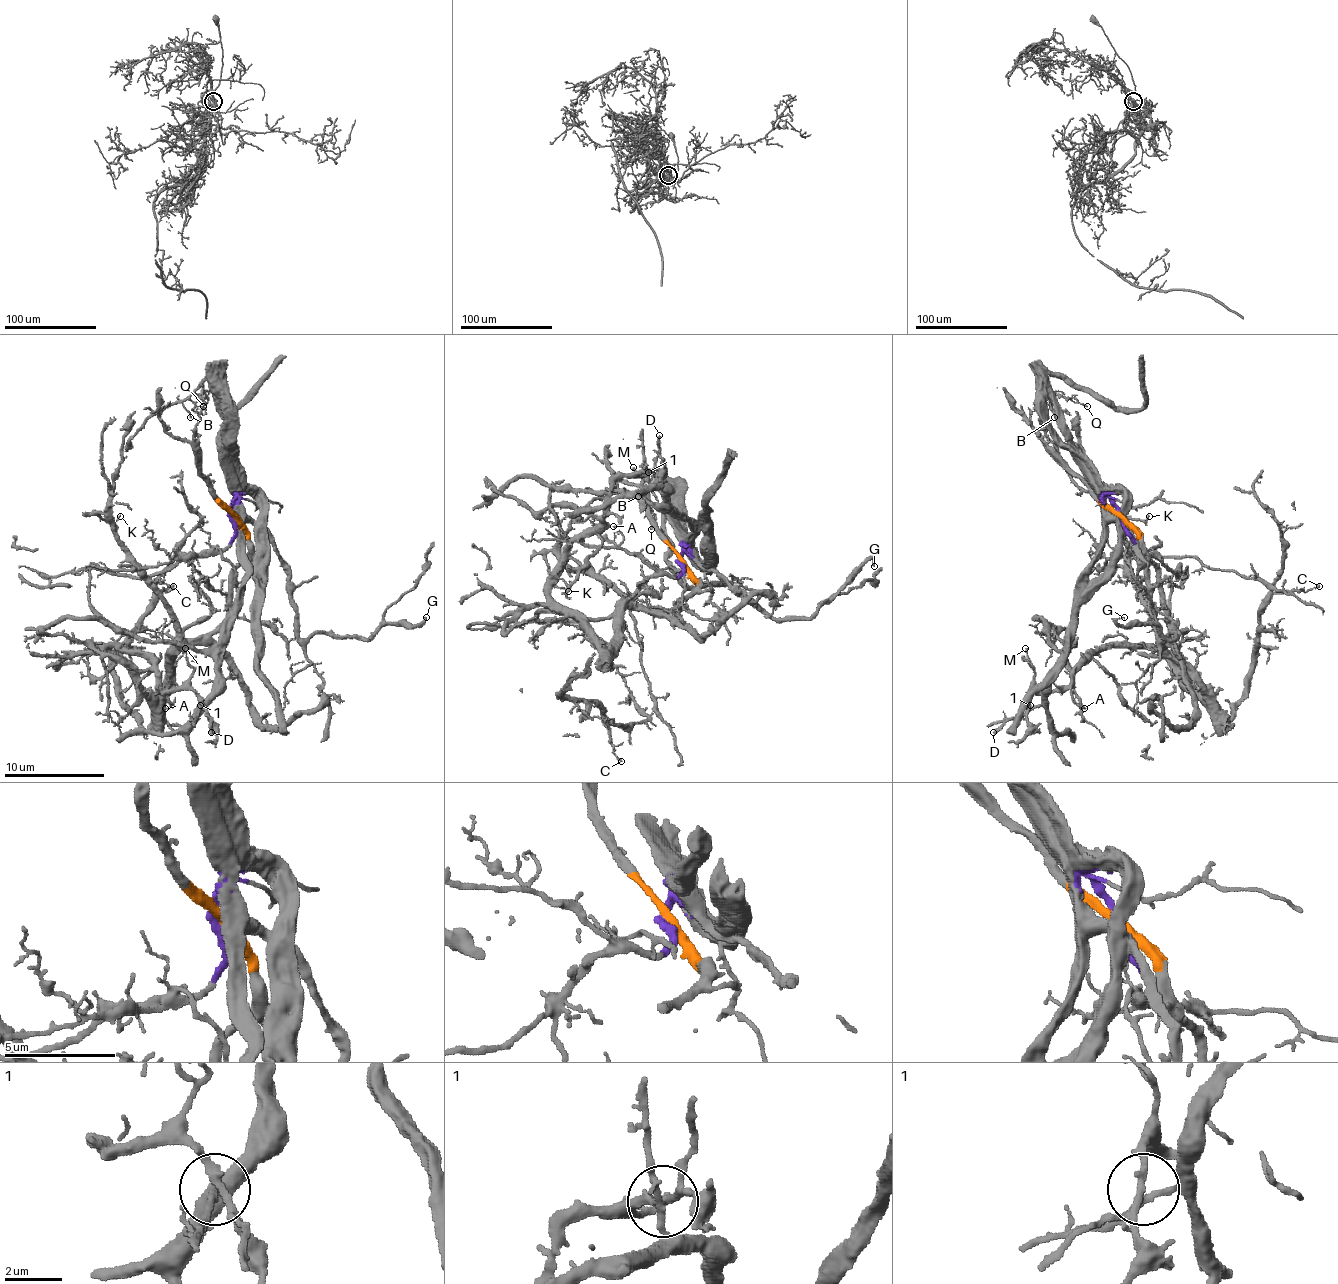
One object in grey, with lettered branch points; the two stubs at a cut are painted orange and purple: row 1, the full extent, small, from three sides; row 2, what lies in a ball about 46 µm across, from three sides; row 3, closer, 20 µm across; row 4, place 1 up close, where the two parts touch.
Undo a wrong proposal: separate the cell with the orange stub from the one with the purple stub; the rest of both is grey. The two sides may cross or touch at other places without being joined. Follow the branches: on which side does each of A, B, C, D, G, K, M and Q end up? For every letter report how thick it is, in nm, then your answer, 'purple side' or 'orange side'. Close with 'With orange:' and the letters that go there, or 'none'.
A: calibre 140 nm; orange side
B: calibre 140 nm; purple side
C: calibre 130 nm; orange side
D: calibre 200 nm; orange side
G: calibre 110 nm; purple side
K: calibre 110 nm; orange side
M: calibre 120 nm; orange side
Q: calibre 100 nm; purple side
With orange: A, C, D, K, M

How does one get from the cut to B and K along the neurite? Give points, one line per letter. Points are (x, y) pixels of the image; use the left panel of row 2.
B: (233, 518), (233, 448), (225, 440), (223, 410), (210, 393), (203, 393), (195, 400), (183, 403), (190, 418)
K: (233, 518), (248, 558), (228, 618), (195, 638), (100, 518), (120, 515)

